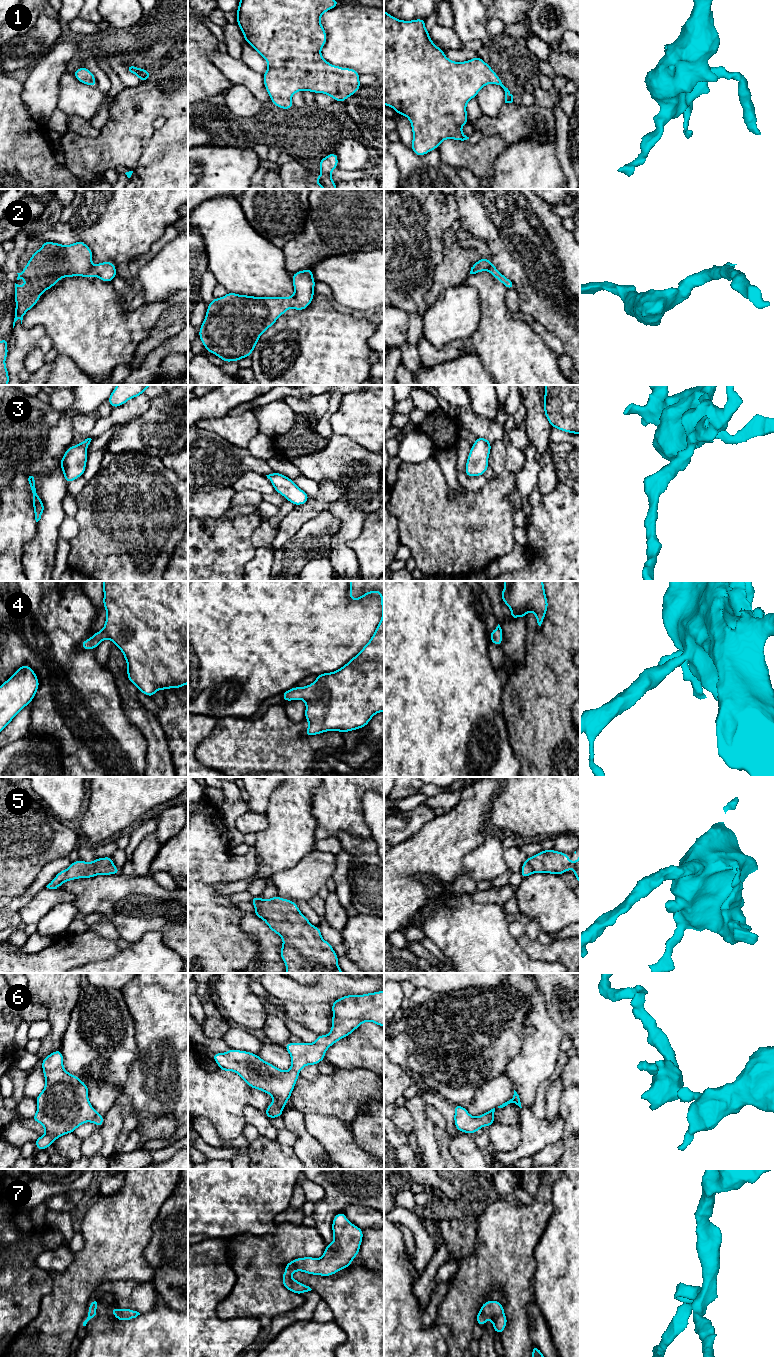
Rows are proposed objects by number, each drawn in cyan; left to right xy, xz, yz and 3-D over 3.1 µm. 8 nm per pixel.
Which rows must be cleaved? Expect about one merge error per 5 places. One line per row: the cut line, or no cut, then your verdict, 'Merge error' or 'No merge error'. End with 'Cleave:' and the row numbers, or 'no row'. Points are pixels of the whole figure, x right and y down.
1: No split. No merge error
2: No split. No merge error
3: No split. No merge error
4: No split. No merge error
5: No split. No merge error
6: No split. No merge error
7: No split. No merge error
Cleave: no row

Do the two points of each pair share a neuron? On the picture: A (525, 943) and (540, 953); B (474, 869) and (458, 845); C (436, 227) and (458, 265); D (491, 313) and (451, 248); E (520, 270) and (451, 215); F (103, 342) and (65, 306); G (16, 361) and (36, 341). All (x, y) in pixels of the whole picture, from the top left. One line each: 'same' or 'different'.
A: same
B: different
C: different
D: different
E: different
F: same
G: same

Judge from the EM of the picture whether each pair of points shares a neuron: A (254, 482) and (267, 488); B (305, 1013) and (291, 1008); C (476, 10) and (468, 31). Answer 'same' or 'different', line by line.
A: same
B: same
C: same

